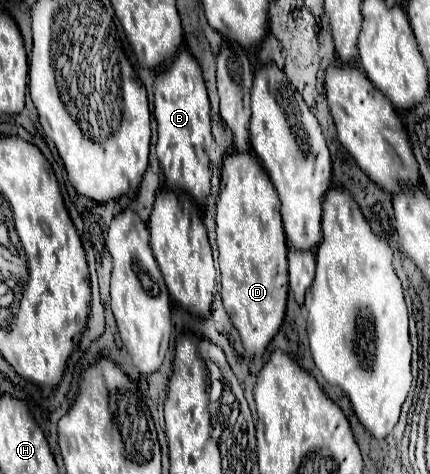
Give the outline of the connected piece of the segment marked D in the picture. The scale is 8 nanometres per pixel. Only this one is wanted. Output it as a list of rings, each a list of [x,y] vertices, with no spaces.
[[[246,153],[226,157],[220,177],[220,199],[216,205],[218,265],[222,301],[238,329],[242,345],[252,355],[262,355],[278,333],[286,311],[288,295],[288,247],[280,219],[280,199],[268,173]]]

